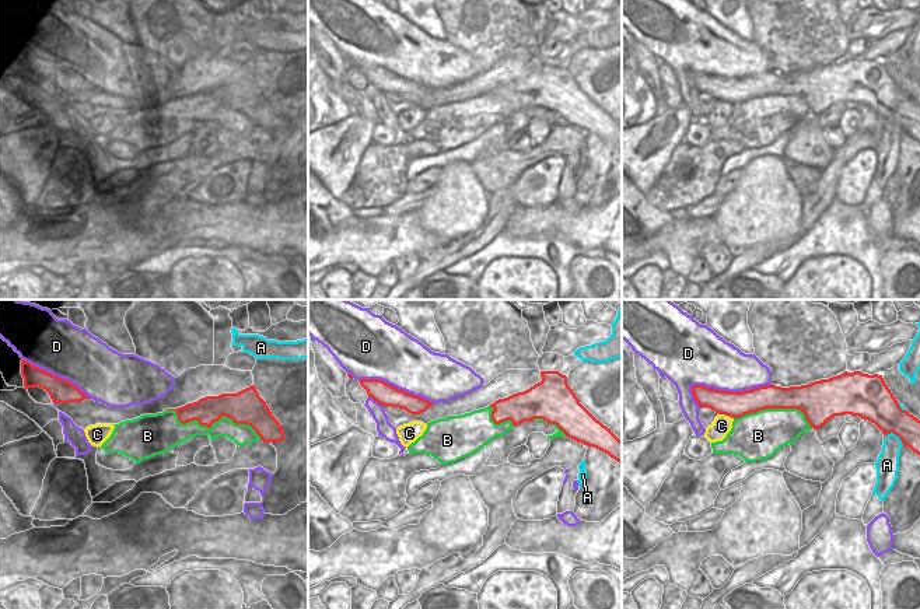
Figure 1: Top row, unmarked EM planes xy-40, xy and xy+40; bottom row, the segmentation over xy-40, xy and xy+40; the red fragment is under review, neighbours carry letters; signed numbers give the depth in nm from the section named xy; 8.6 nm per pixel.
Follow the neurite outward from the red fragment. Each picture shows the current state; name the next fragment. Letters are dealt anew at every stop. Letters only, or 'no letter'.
no letter

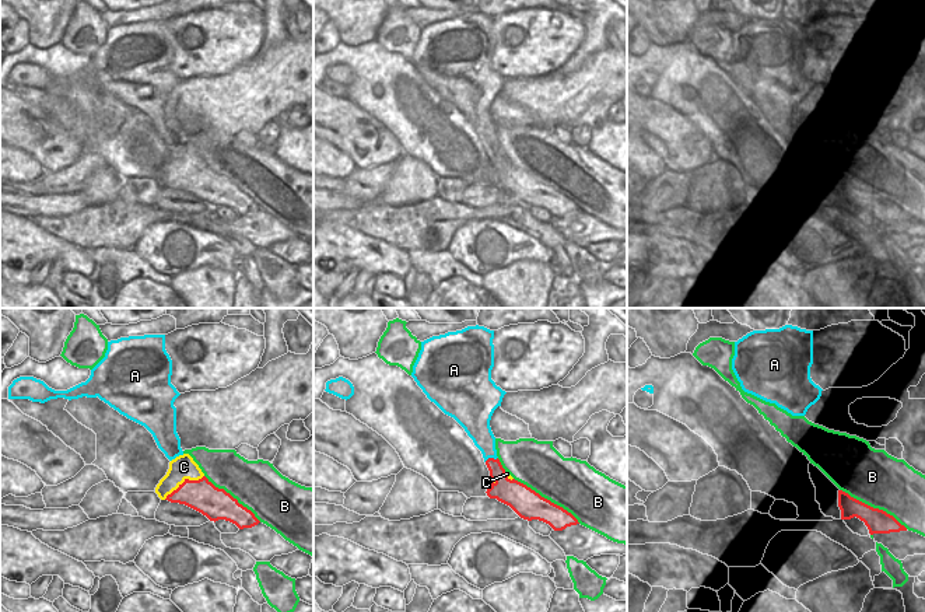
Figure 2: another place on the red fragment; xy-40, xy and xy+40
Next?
C

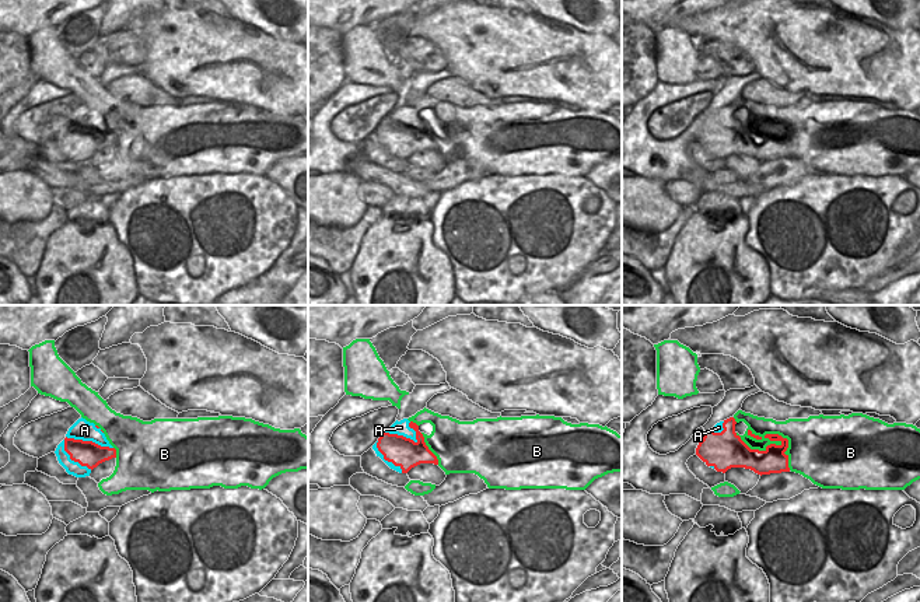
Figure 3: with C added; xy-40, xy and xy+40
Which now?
A

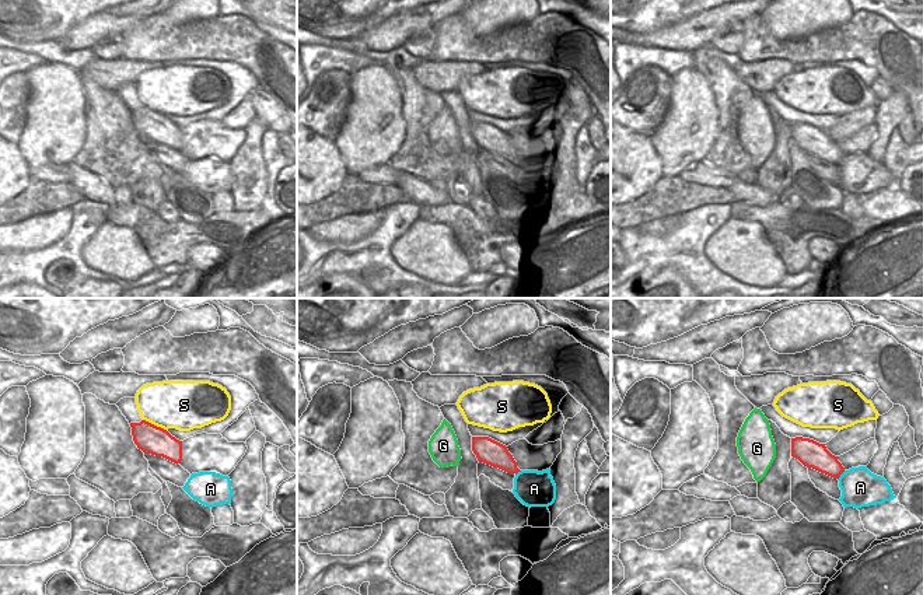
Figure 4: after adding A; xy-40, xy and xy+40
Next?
no letter

